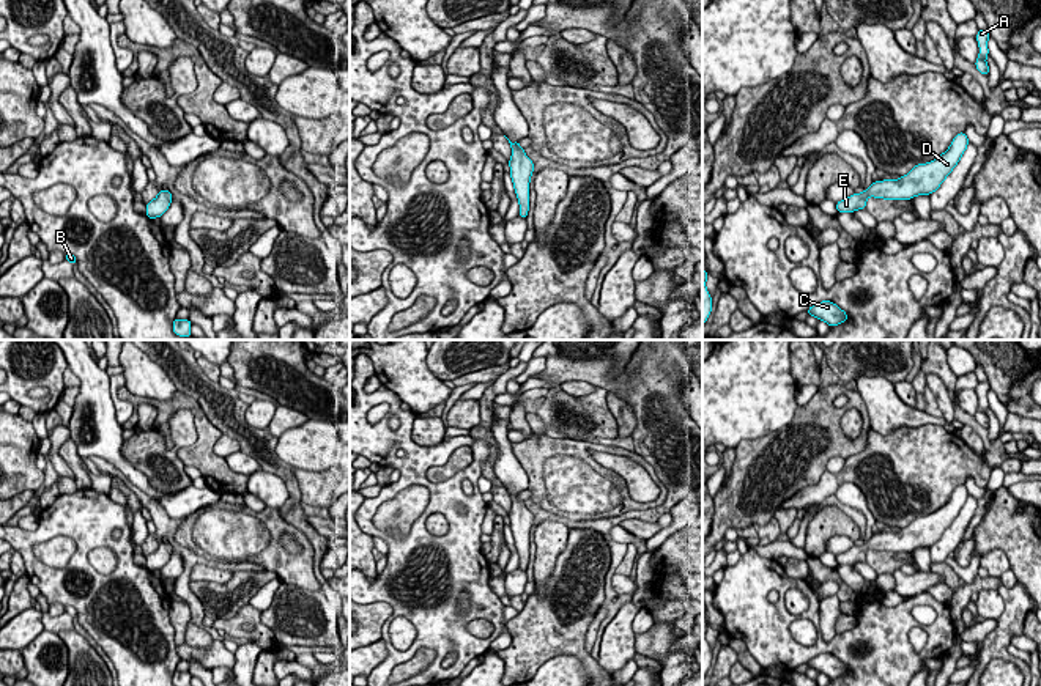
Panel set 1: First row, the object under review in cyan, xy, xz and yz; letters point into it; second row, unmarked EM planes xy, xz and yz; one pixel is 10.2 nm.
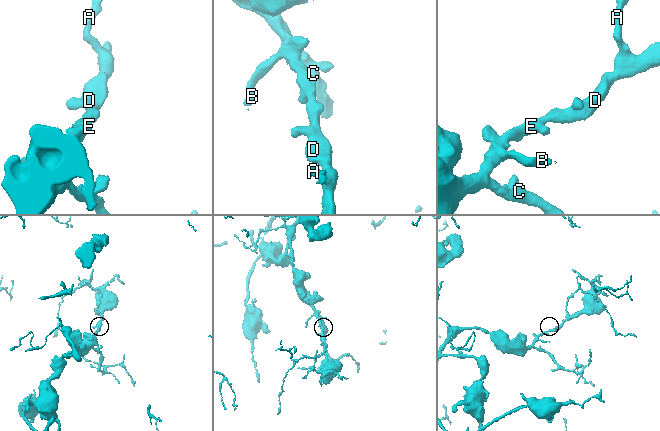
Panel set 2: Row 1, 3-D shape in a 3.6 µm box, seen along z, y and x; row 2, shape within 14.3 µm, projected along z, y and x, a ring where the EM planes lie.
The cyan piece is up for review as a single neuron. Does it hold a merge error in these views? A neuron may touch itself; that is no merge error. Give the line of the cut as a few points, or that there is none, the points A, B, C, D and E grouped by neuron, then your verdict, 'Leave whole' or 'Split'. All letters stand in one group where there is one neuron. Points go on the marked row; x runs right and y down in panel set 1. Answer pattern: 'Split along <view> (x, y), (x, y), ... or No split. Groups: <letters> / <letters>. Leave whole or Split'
No split. Groups: A B C D E. Leave whole

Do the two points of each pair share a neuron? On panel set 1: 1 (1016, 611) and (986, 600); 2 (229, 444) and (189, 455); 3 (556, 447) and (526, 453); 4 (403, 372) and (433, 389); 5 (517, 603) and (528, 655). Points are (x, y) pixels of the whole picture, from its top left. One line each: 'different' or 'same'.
1: different
2: different
3: same
4: same
5: different

